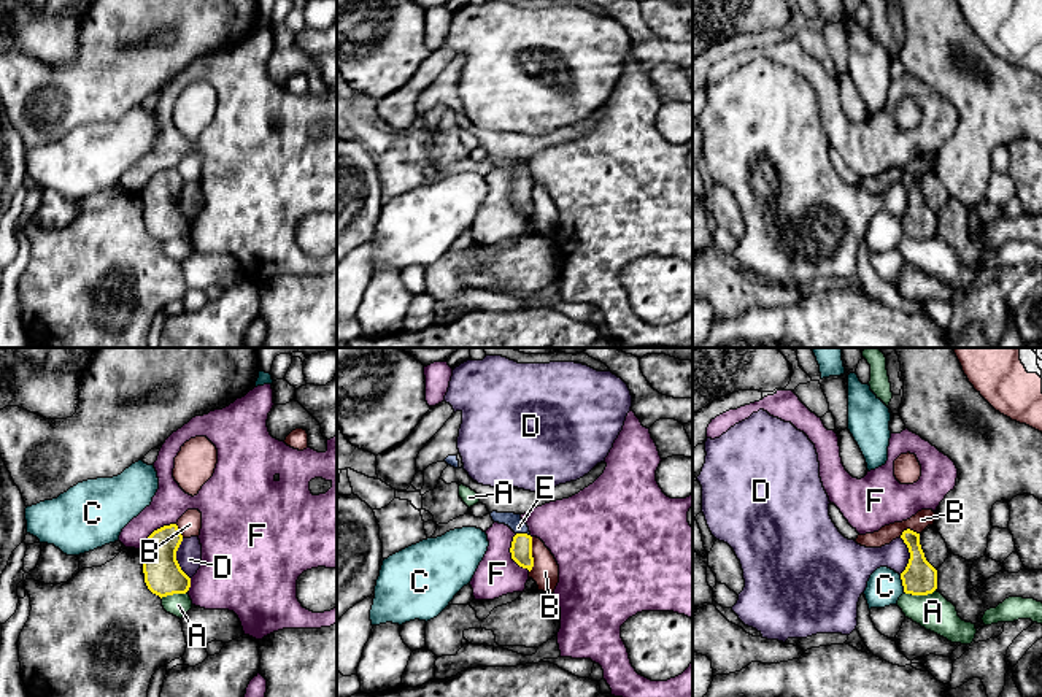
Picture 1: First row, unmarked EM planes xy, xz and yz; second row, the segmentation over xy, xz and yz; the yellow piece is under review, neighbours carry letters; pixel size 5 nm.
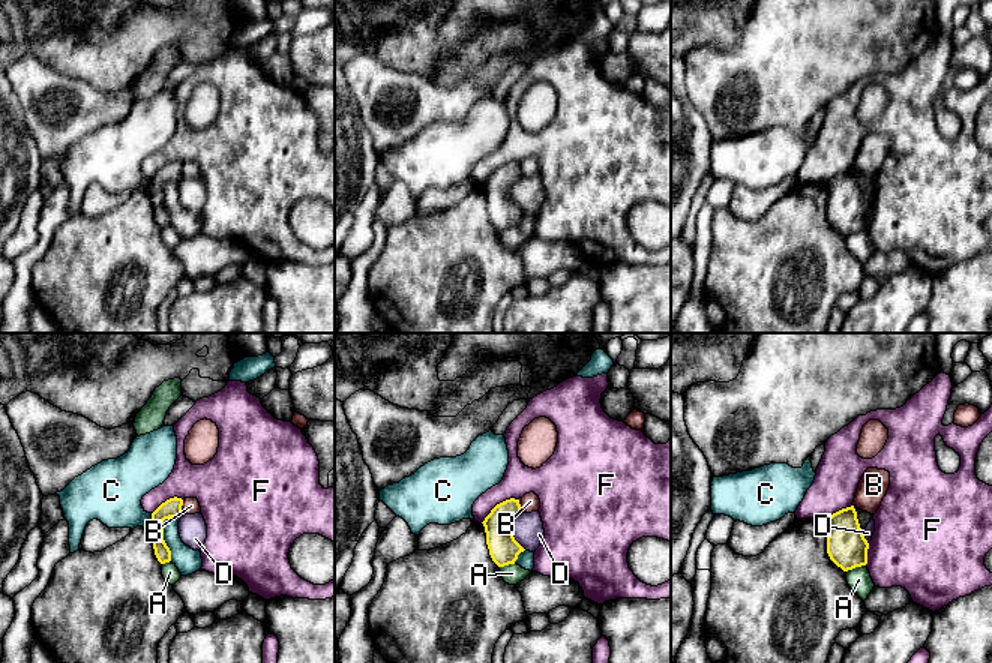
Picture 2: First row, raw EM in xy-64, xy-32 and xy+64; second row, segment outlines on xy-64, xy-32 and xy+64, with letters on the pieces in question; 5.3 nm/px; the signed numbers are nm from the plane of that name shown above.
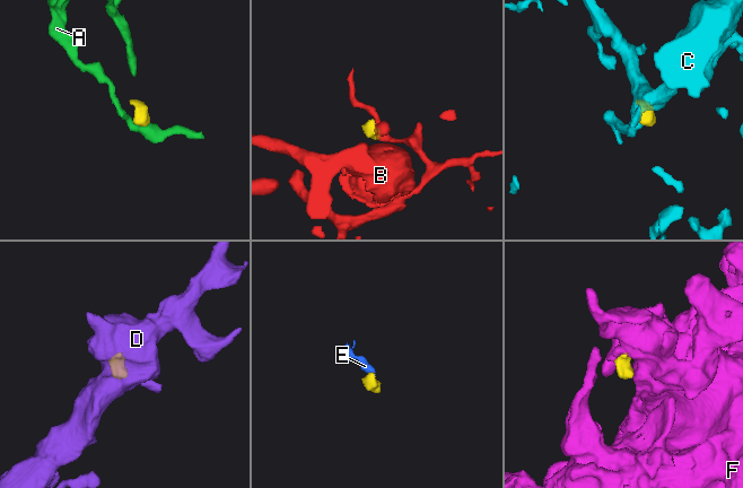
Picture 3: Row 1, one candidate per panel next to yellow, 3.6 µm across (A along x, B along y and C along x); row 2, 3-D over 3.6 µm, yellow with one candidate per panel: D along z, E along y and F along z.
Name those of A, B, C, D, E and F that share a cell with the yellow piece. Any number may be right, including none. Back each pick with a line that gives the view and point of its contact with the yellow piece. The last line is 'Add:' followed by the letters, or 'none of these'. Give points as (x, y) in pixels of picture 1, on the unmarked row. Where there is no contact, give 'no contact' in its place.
E: xz (523, 178)
Add: E

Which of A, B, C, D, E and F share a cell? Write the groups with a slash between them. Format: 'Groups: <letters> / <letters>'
Groups: A / B / C / D / E / F

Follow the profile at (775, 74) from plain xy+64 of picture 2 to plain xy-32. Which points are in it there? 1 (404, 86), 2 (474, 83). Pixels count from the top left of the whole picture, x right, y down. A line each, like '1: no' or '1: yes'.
1: yes
2: yes

